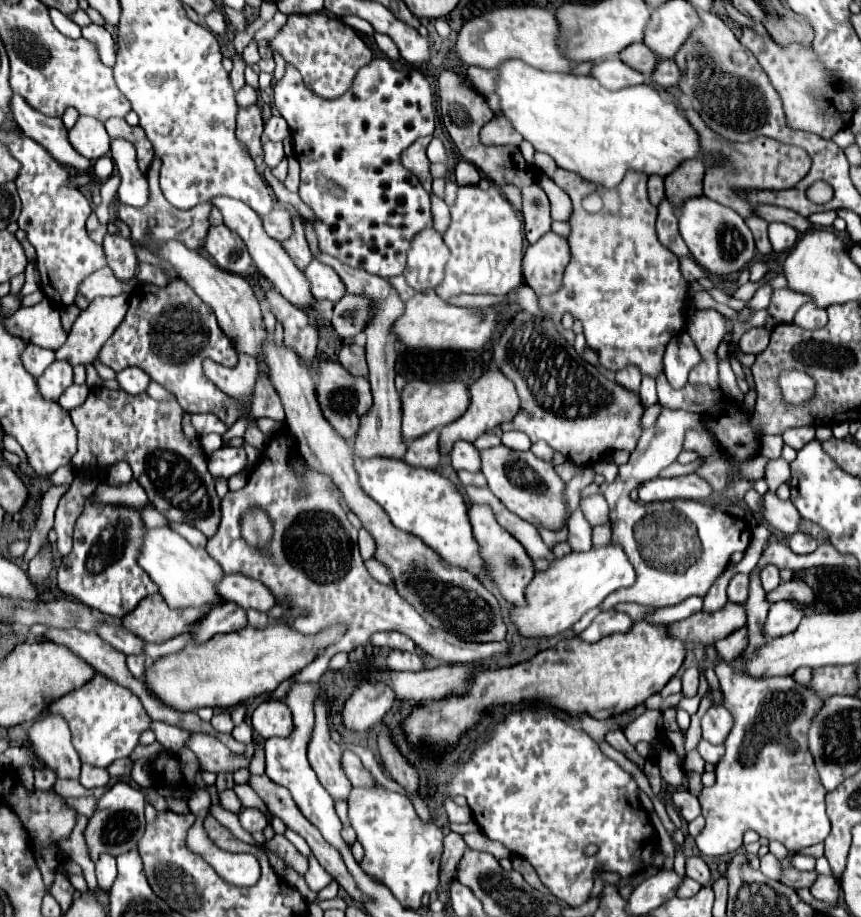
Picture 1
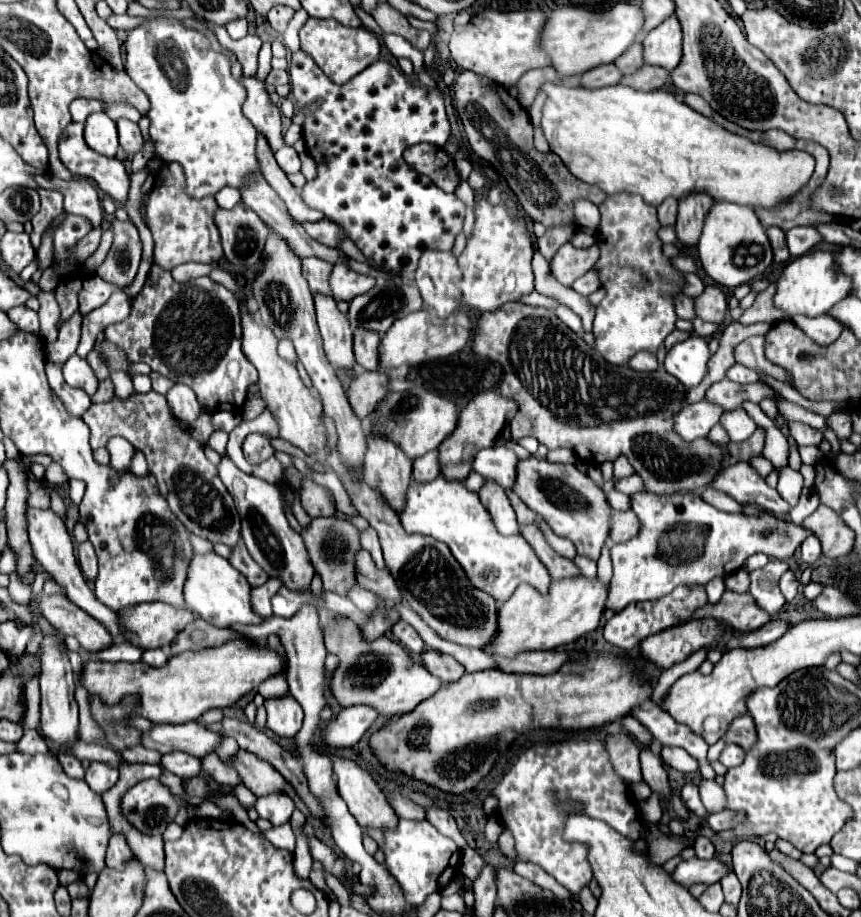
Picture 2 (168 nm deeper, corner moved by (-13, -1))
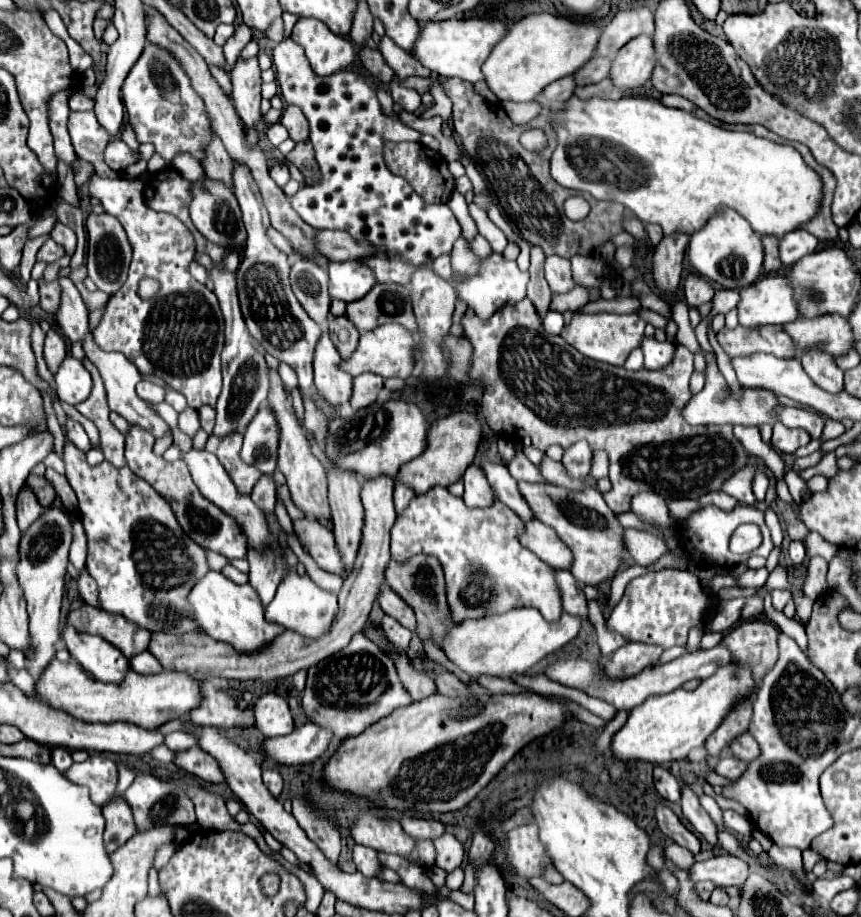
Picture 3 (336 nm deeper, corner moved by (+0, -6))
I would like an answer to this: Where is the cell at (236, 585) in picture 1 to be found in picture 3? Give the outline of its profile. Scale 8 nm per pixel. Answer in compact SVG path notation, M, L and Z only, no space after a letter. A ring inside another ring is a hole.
M294 569L282 579L282 583L278 585L276 597L272 599L272 603L266 607L266 619L270 623L278 623L286 629L294 629L304 637L320 637L328 631L334 615L338 611L338 603L336 603L336 595L328 593L324 589L320 589L308 575L300 577Z

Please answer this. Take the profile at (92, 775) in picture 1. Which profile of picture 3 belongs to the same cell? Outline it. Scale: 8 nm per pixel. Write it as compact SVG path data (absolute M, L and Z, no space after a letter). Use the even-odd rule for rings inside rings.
M90 755L84 763L74 763L64 775L72 783L88 787L90 799L96 805L104 805L112 799L116 787L116 763L112 759Z

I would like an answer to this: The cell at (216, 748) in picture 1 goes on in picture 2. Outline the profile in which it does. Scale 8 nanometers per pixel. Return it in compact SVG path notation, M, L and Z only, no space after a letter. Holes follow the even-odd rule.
M195 720L185 724L155 724L149 730L141 732L141 746L145 748L157 750L161 754L181 750L197 758L215 752L219 740L221 736Z

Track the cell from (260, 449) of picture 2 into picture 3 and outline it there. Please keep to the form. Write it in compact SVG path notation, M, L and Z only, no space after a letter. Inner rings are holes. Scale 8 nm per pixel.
M260 407L244 433L244 445L240 459L246 465L254 465L258 471L272 475L276 469L278 449L278 425L274 413L268 407Z

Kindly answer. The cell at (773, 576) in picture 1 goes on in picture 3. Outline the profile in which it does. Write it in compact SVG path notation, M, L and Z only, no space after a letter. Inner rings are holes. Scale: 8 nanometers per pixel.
M774 589L772 591L772 605L774 605L774 609L776 611L782 611L784 609L784 605L788 603L788 599L792 597L792 593L790 591L780 591L780 589Z

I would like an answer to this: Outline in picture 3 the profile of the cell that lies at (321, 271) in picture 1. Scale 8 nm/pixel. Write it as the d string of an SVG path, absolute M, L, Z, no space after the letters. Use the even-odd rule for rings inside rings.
M354 261L328 263L328 291L330 299L342 299L346 303L362 299L374 287L376 279L368 267Z

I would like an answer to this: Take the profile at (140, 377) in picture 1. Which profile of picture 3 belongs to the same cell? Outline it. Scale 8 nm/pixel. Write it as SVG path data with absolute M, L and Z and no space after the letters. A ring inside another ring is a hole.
M140 381L140 383L136 385L138 397L144 399L144 401L150 401L150 403L160 403L160 401L164 401L164 391L166 391L164 387L154 385L154 383L150 383L150 381Z

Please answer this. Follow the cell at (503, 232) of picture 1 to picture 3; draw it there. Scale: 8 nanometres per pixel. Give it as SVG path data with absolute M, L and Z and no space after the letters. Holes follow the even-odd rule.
M490 253L488 257L480 259L480 269L476 275L458 275L452 273L450 281L456 287L458 299L468 305L468 309L476 311L480 319L490 319L494 311L502 309L506 303L518 303L526 297L526 285L528 285L528 273L522 273L516 265L516 261L508 261L502 253Z

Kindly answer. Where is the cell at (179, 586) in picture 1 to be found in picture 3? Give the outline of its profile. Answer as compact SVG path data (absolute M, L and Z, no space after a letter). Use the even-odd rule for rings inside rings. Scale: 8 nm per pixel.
M208 571L190 591L188 603L192 605L192 617L194 623L210 637L218 641L226 641L238 651L252 653L260 649L262 645L270 643L276 635L284 631L284 627L274 625L264 619L264 609L258 601L256 591L246 583L246 585L236 585L234 581L226 579L218 571Z

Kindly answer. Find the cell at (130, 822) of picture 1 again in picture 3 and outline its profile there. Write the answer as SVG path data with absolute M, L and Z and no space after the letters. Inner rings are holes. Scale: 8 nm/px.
M140 773L138 779L134 779L134 783L124 791L122 797L126 799L126 803L132 809L134 825L136 825L136 831L138 833L148 831L148 829L154 829L154 827L164 827L164 825L184 825L184 827L188 827L188 825L196 823L194 805L184 795L184 791L180 791L174 785L168 785L168 783L158 781L150 773Z

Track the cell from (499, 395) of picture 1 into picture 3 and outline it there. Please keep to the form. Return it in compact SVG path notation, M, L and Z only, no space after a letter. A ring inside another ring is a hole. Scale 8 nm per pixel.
M458 411L458 413L452 413L444 419L434 421L430 425L428 449L418 459L406 463L400 469L400 473L396 475L396 479L400 479L406 485L410 483L410 487L414 487L416 493L430 491L436 485L448 487L448 485L456 483L464 475L468 465L474 461L474 455L478 451L478 443L482 437L482 427L478 423L480 423L478 417L468 411Z

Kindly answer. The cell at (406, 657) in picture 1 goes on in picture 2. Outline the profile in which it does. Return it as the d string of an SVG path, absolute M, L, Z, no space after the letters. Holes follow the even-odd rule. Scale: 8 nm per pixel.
M427 650L427 652L423 652L423 662L425 662L427 670L431 670L433 676L441 678L443 684L451 684L465 674L465 668L449 654Z

